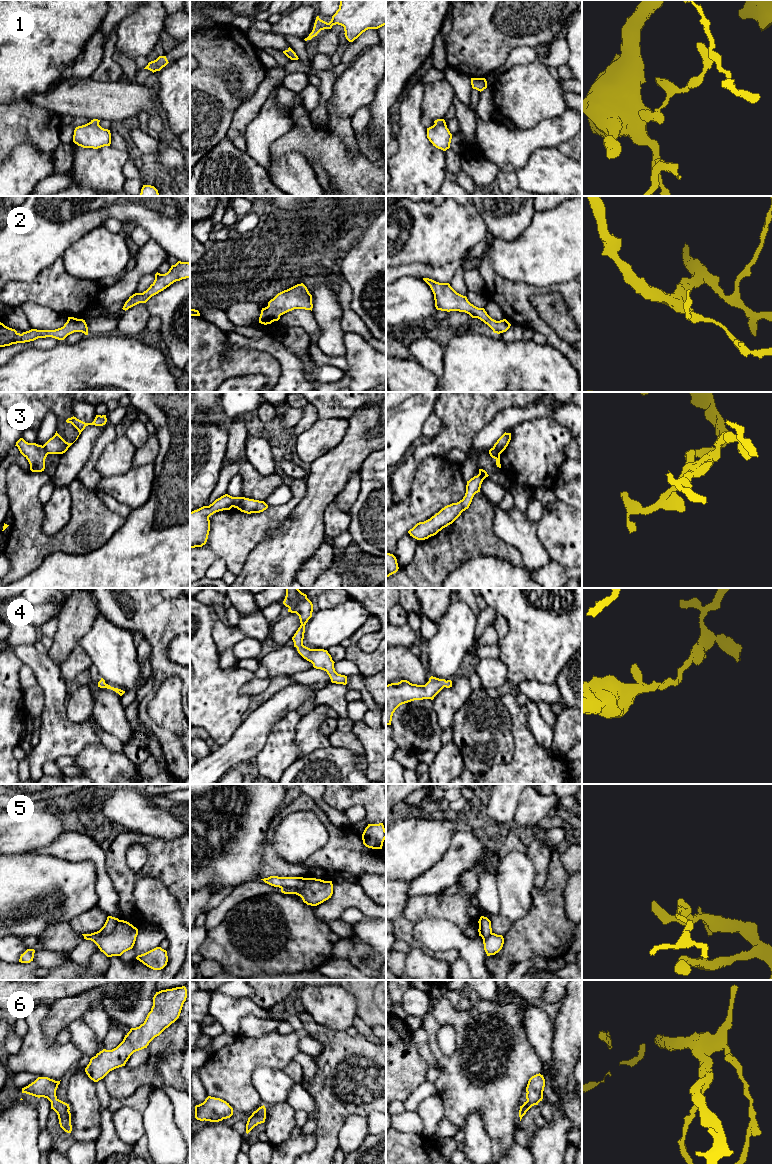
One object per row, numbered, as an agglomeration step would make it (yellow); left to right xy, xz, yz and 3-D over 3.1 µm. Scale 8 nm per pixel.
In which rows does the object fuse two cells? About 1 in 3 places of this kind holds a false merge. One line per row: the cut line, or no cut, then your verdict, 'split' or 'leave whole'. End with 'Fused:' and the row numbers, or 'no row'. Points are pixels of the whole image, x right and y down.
1: xz (288, 49), (291, 52), (290, 58) | split
2: no cut | leave whole
3: xz (243, 497), (236, 507) | split
4: no cut | leave whole
5: xy (119, 920), (116, 926), (107, 934), (89, 934), (85, 938) | split
6: no cut | leave whole
Fused: 1, 3, 5

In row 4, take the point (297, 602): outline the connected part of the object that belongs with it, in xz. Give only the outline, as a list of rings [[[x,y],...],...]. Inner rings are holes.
[[[286,588],[286,596],[283,604],[288,607],[288,612],[296,613],[300,619],[300,627],[292,637],[294,647],[298,653],[313,664],[316,669],[327,672],[331,682],[336,684],[347,684],[347,676],[338,674],[334,668],[334,661],[327,650],[310,649],[303,645],[305,625],[312,617],[313,604],[298,588]]]

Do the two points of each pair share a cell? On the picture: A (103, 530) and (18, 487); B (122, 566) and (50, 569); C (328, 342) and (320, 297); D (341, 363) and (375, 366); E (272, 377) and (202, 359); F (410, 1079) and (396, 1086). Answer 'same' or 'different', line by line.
A: same
B: same
C: same
D: different
E: same
F: same

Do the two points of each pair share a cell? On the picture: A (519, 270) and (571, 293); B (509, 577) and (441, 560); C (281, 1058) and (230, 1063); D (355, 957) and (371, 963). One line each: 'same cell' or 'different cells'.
A: different cells
B: different cells
C: same cell
D: same cell

